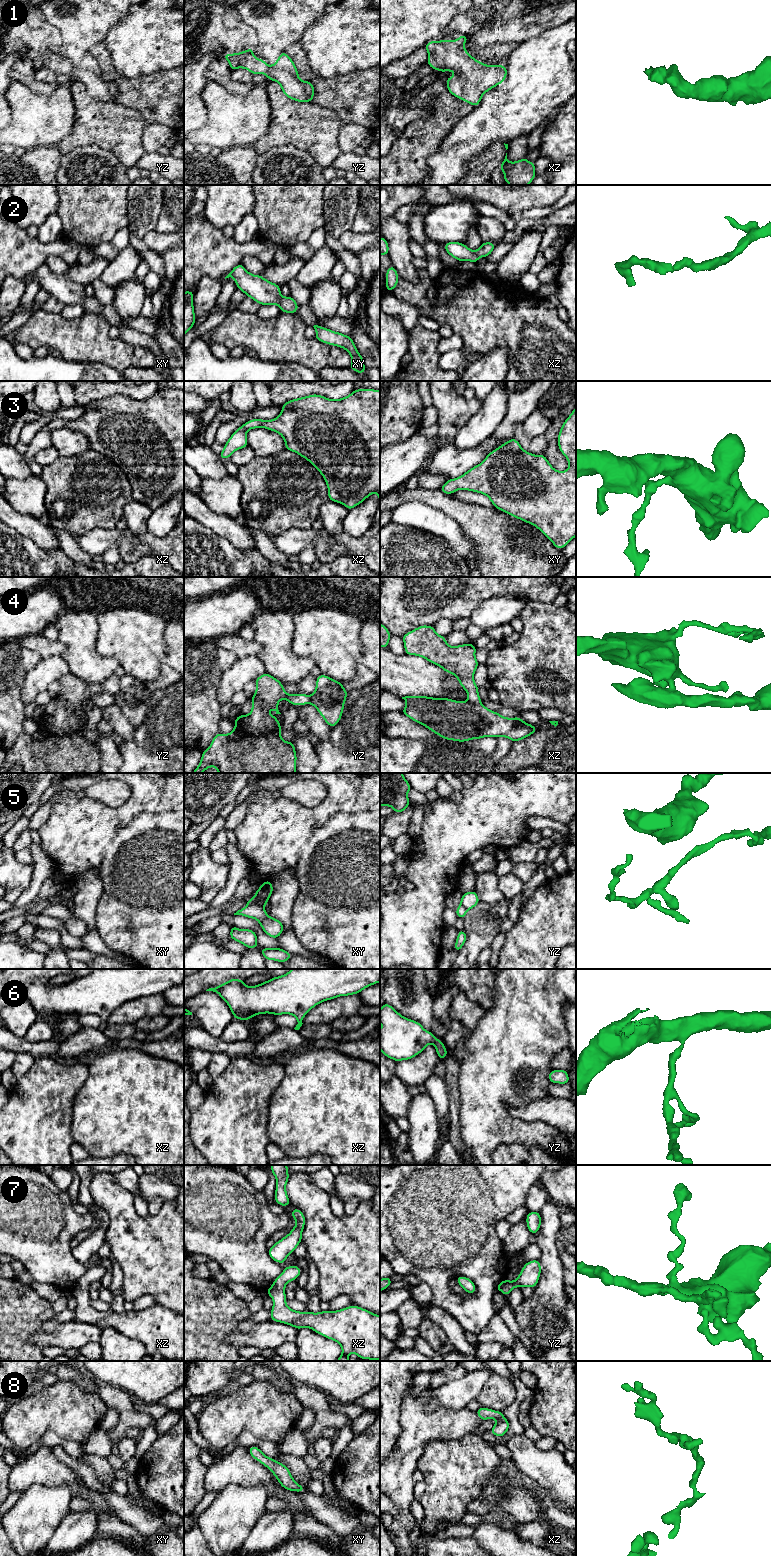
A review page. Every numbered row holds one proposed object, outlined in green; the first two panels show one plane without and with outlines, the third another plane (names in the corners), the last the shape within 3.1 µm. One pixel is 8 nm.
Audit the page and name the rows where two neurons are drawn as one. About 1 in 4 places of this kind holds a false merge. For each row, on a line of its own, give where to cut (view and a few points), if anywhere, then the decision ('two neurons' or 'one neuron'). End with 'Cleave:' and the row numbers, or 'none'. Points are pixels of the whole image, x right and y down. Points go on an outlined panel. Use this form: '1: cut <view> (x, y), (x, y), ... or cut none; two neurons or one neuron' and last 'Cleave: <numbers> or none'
1: cut none; one neuron
2: cut none; one neuron
3: cut none; one neuron
4: cut xz (468, 701), (480, 704); two neurons
5: cut xy (248, 904), (258, 905); two neurons
6: cut none; one neuron
7: cut none; one neuron
8: cut none; one neuron
Cleave: 4, 5

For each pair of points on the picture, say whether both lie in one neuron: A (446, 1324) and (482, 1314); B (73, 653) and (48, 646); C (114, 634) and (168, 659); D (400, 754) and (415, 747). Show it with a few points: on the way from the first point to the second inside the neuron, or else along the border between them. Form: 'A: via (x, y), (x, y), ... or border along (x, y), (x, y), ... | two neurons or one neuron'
A: border along (437, 1307), (445, 1310), (464, 1331) | two neurons
B: border along (58, 640), (65, 647), (61, 655) | two neurons
C: border along (163, 632), (165, 652), (160, 660), (160, 664) | two neurons
D: via (404, 754), (408, 754), (411, 751) | one neuron

